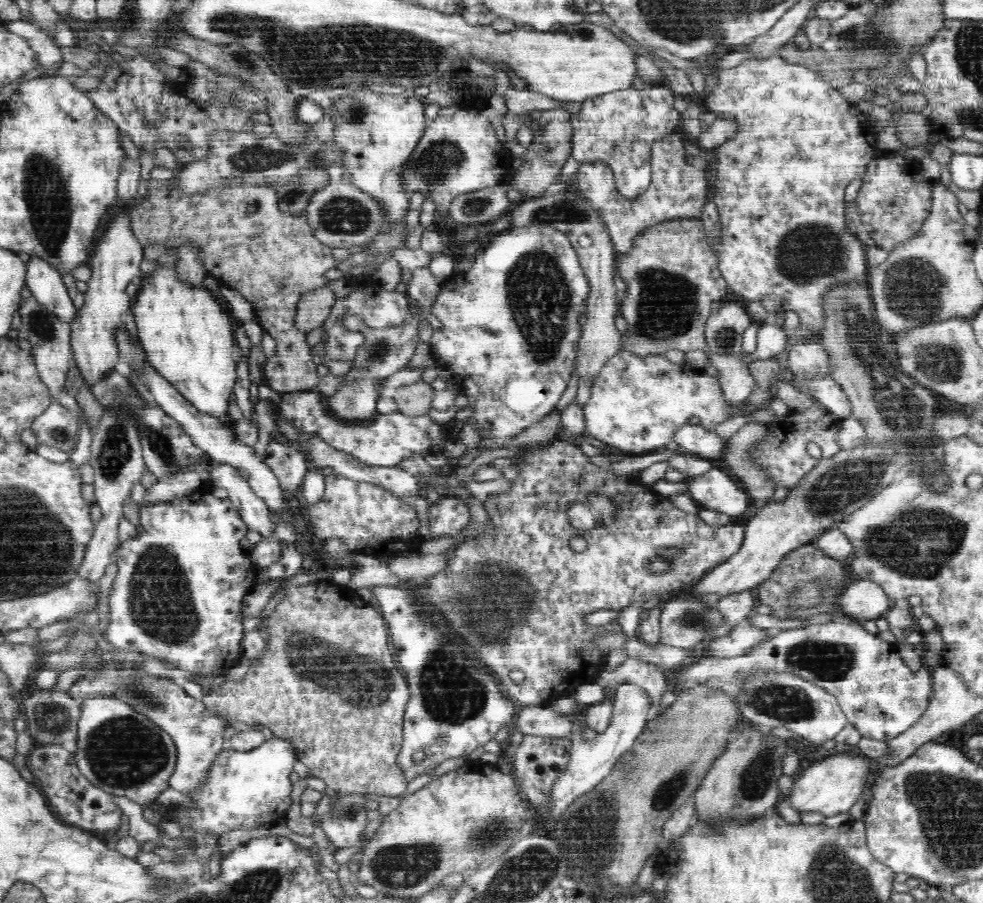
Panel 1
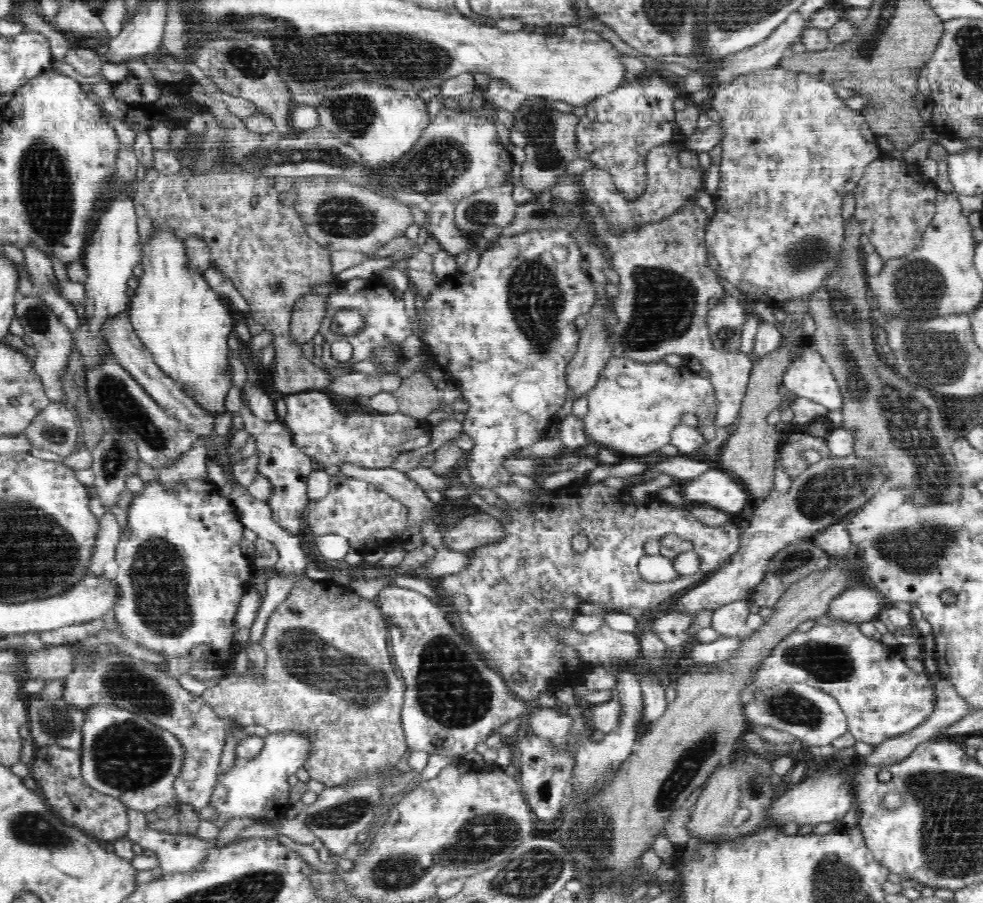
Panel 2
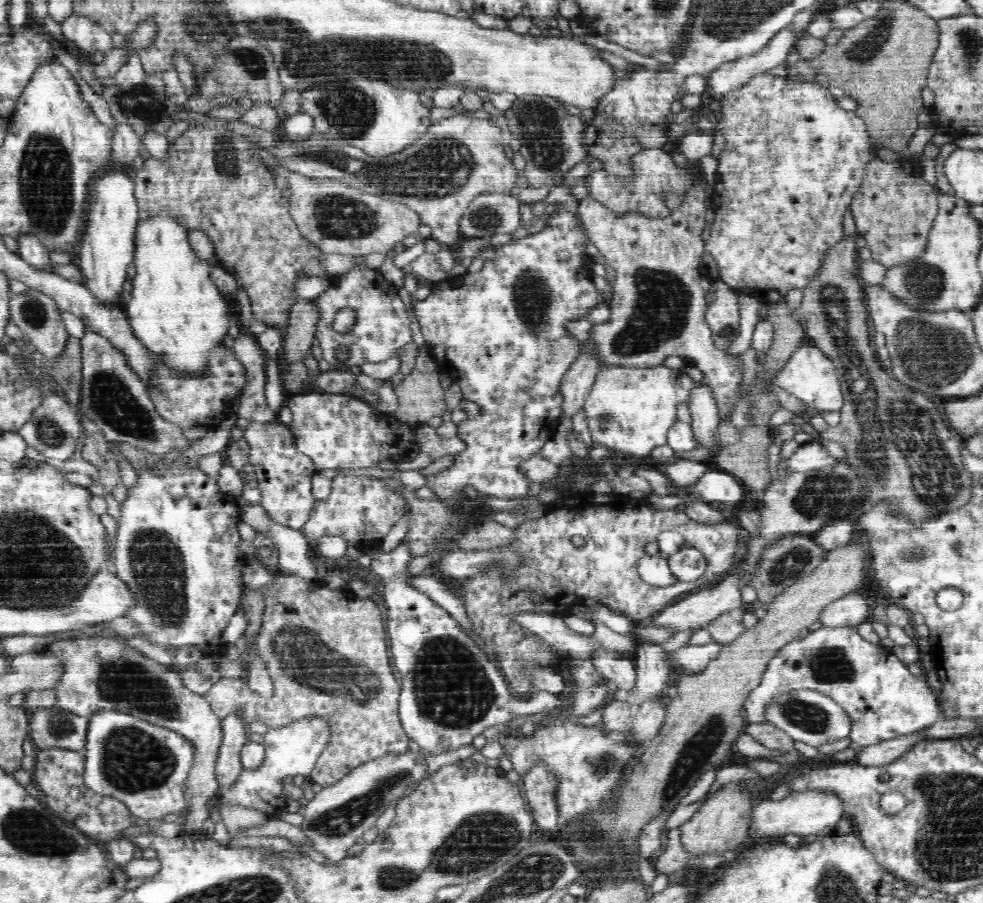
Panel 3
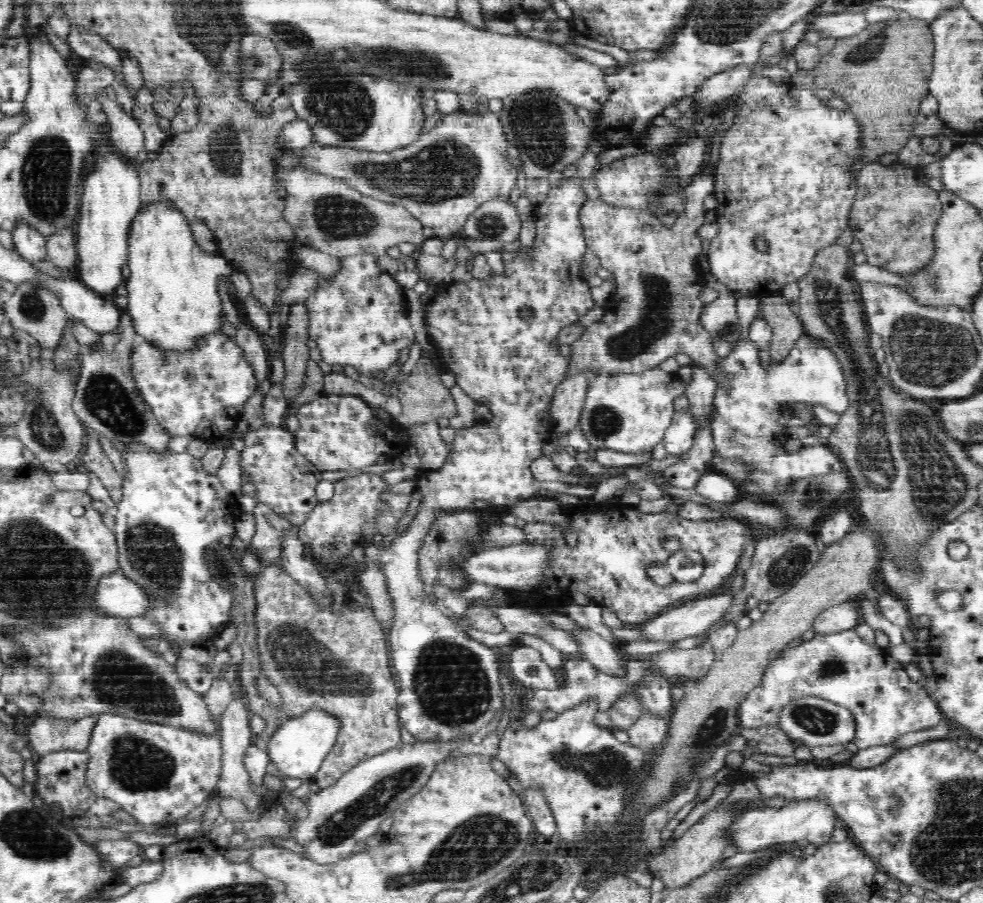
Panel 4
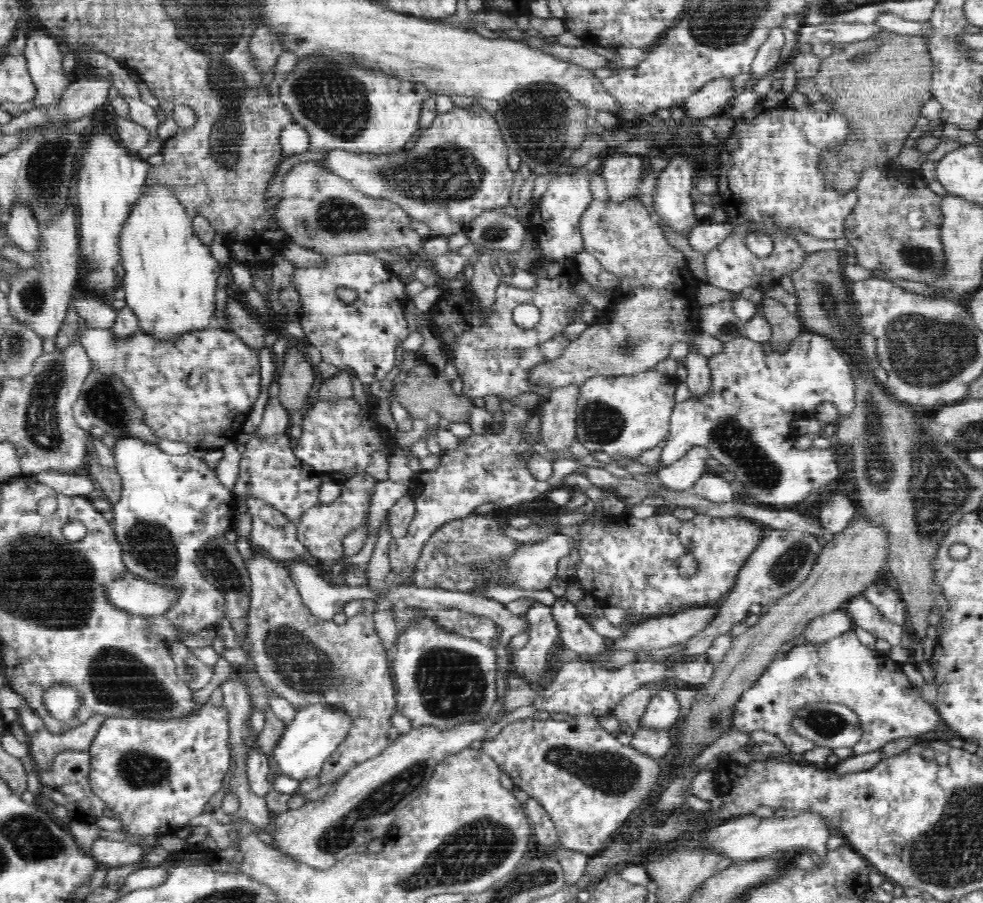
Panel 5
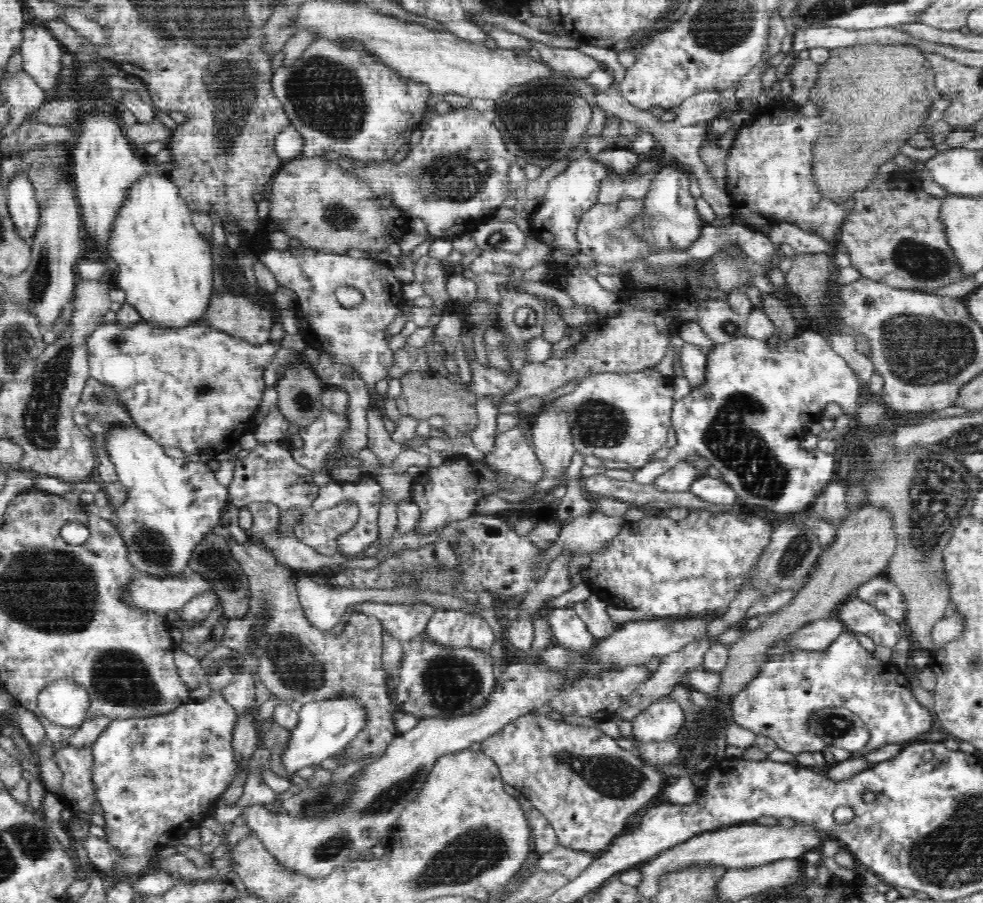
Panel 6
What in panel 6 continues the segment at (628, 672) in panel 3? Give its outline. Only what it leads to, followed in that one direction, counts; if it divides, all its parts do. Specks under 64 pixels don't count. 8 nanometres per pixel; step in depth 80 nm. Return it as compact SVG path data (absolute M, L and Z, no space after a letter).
M573 608L549 609L545 618L549 622L556 642L562 647L584 653L592 650L599 642L587 631L584 621Z

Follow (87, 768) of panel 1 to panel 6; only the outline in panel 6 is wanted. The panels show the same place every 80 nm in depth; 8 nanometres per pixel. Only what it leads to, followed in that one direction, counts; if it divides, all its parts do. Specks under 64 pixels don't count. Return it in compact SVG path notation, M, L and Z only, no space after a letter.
M219 690L213 691L206 700L191 700L190 704L178 707L170 714L111 720L107 724L91 750L94 759L92 784L97 802L104 812L105 841L121 854L109 874L124 877L140 875L148 862L158 856L160 850L166 848L175 838L181 839L188 830L199 826L210 814L221 794L226 792L242 771L247 776L256 768L263 770L263 783L278 796L286 796L292 782L287 776L280 777L270 769L270 749L258 746L246 764L236 763L234 760L230 732L236 719L236 710L226 702Z

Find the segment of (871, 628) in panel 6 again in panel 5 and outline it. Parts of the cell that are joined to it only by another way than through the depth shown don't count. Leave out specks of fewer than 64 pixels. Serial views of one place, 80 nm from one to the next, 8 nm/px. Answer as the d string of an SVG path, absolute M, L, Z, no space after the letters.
M855 597L845 606L845 612L852 617L854 628L864 628L871 632L873 636L880 640L886 640L891 646L900 644L902 636L906 631L903 625L898 625L888 620L876 609L866 598Z

